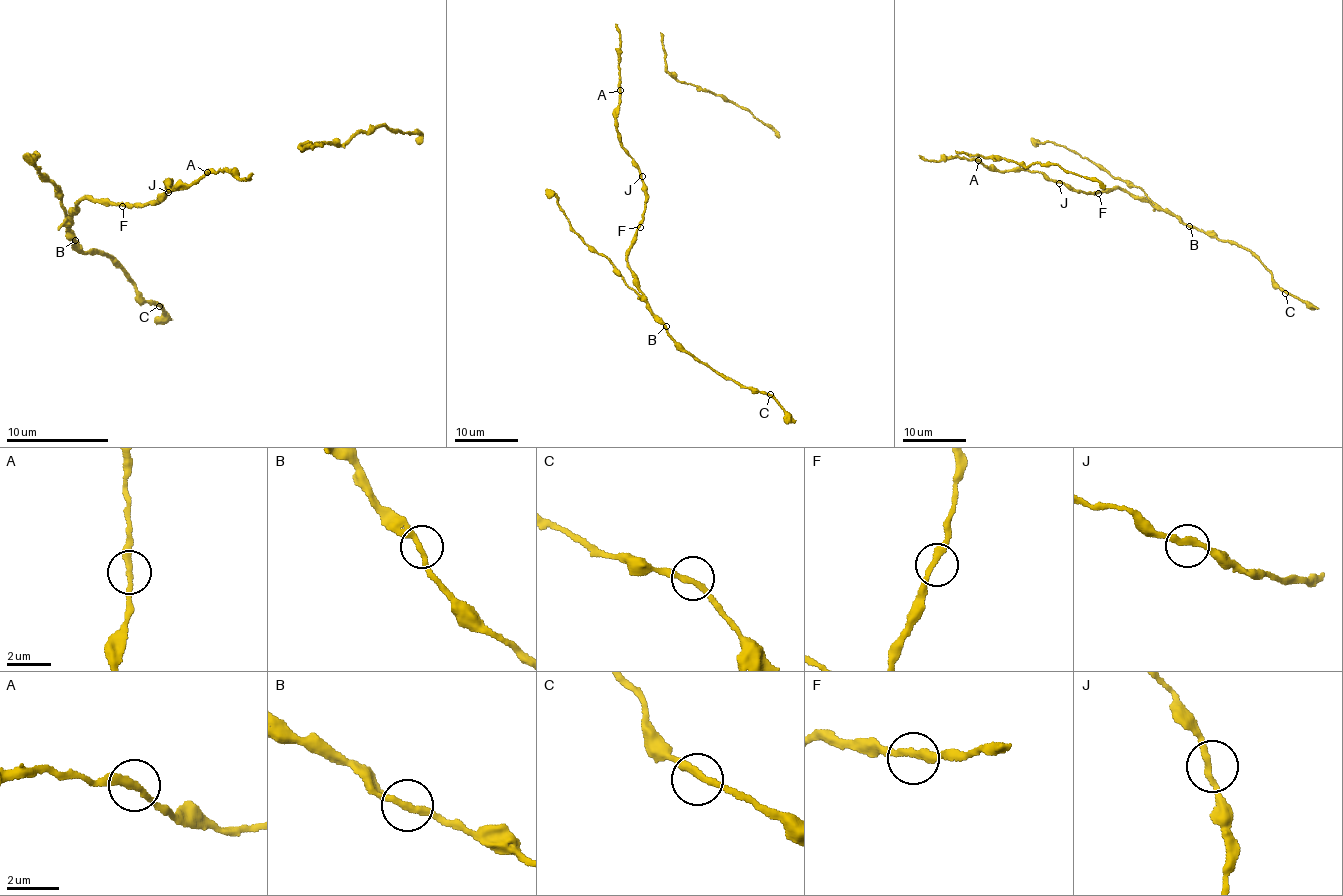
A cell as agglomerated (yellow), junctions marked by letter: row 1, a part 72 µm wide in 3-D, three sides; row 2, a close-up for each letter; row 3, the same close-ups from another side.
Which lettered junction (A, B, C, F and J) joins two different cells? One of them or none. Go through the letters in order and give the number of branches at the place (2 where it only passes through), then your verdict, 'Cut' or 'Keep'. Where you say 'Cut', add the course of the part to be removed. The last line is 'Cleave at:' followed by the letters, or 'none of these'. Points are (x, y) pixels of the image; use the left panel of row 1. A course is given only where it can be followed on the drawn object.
A: Branches: 2. Keep
B: Branches: 2. Keep
C: Branches: 2. Keep
F: Branches: 2. Keep
J: Branches: 2. Keep
Cleave at: none of these

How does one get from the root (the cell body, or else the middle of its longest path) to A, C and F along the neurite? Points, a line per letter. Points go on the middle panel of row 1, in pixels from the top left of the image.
A: (639, 166), (622, 145), (620, 133), (616, 129), (620, 91)
C: (639, 166), (646, 204), (627, 261), (638, 296), (664, 323), (666, 333), (690, 354), (743, 386), (770, 394)
F: (639, 166), (646, 201), (640, 227)

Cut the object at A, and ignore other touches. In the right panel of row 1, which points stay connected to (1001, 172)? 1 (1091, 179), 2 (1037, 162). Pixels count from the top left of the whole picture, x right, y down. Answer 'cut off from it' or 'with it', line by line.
1: cut off from it
2: cut off from it

